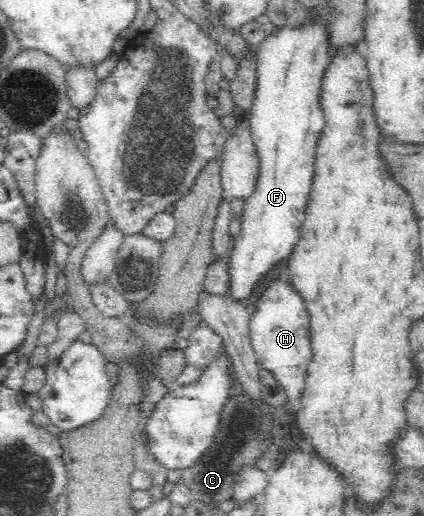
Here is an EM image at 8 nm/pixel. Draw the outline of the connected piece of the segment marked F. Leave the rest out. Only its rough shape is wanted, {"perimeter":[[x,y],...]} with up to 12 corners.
{"perimeter":[[326,33],[258,52],[260,159],[226,263],[245,303],[300,242],[324,116]]}

